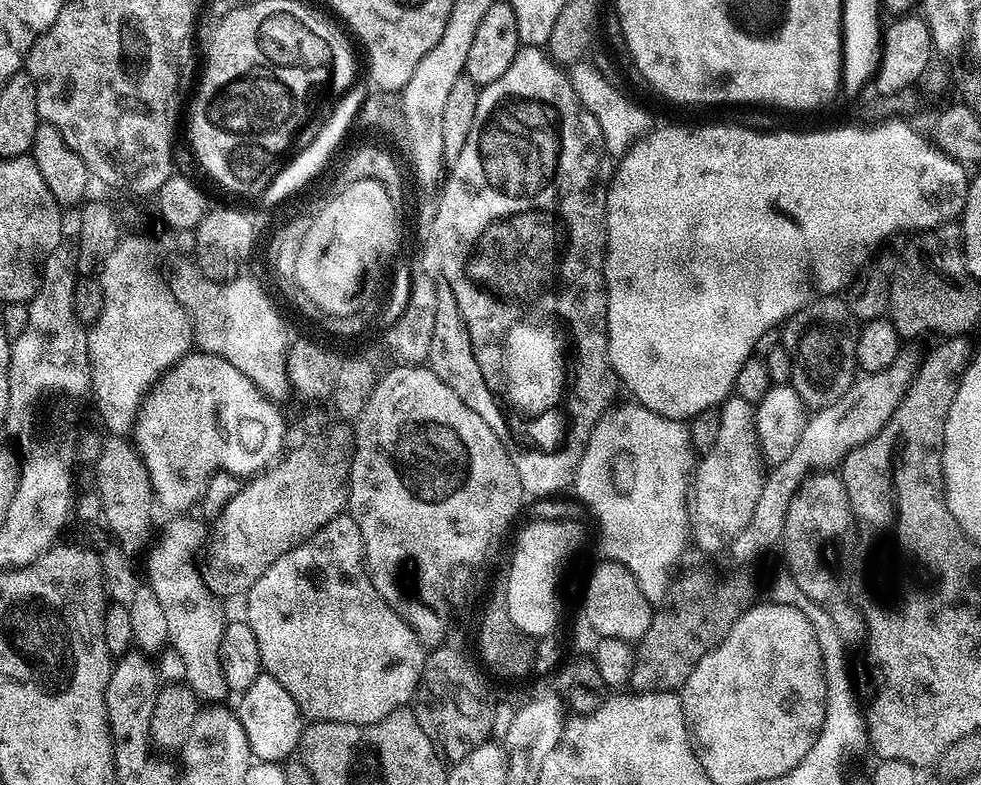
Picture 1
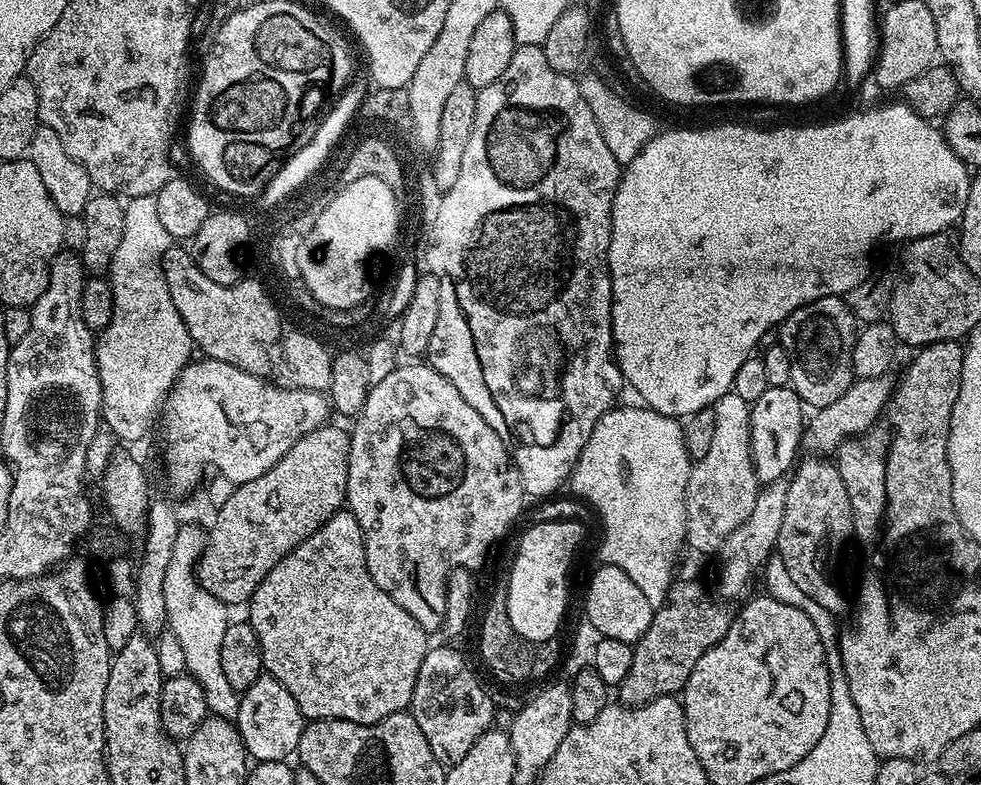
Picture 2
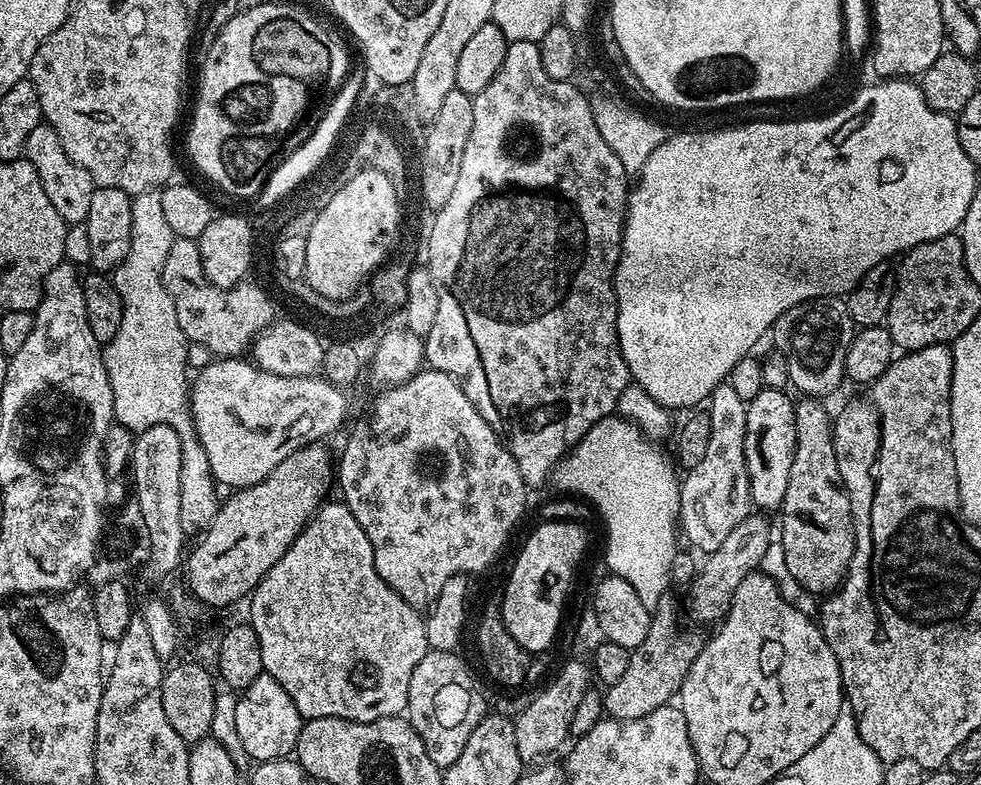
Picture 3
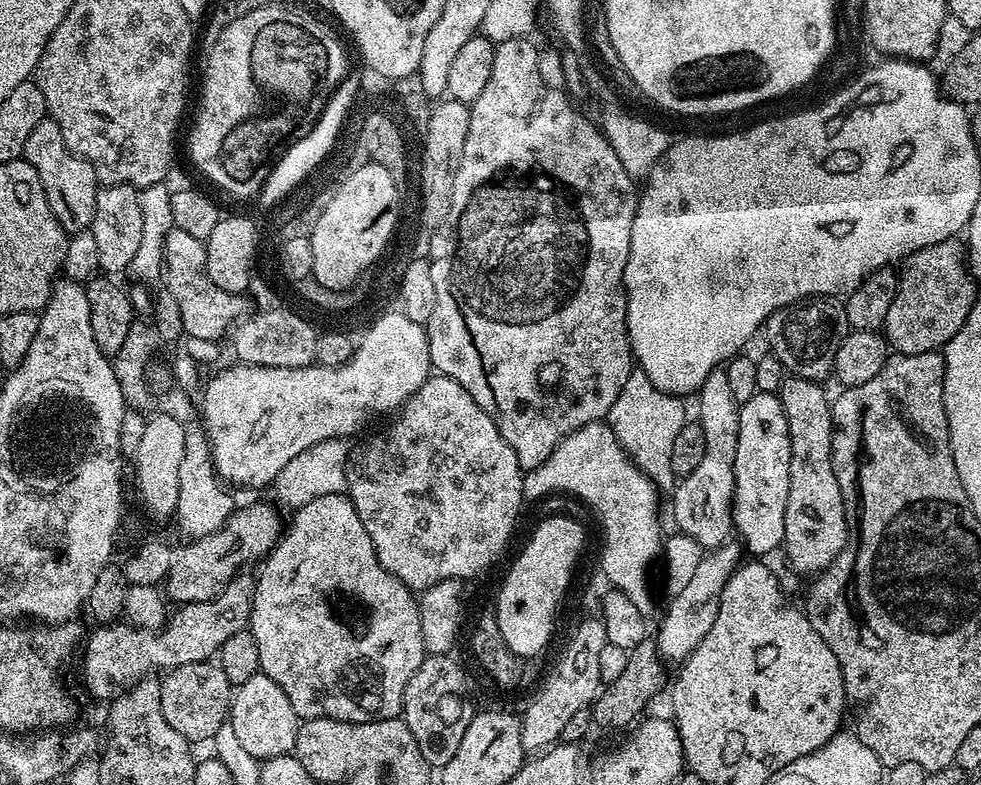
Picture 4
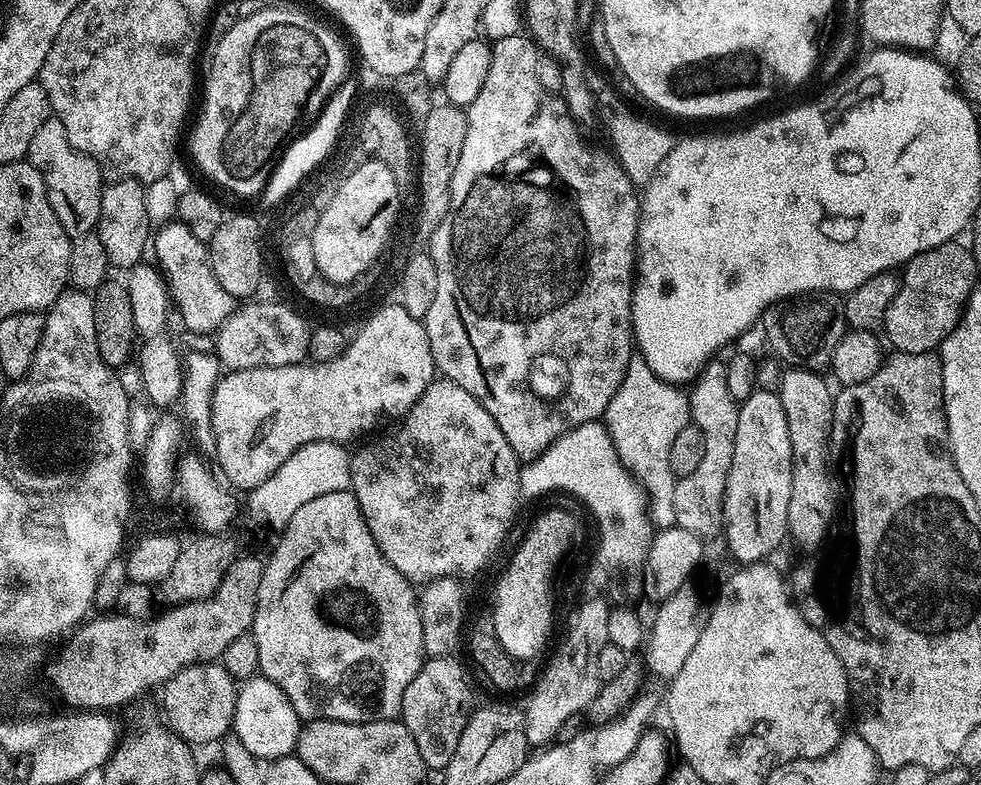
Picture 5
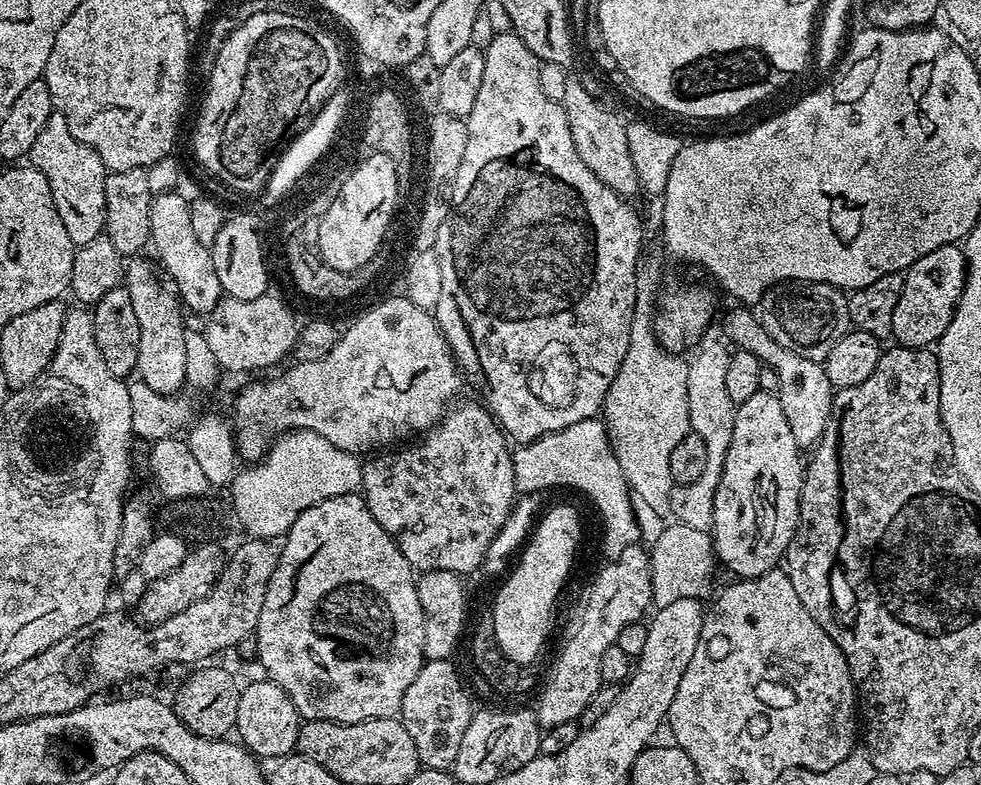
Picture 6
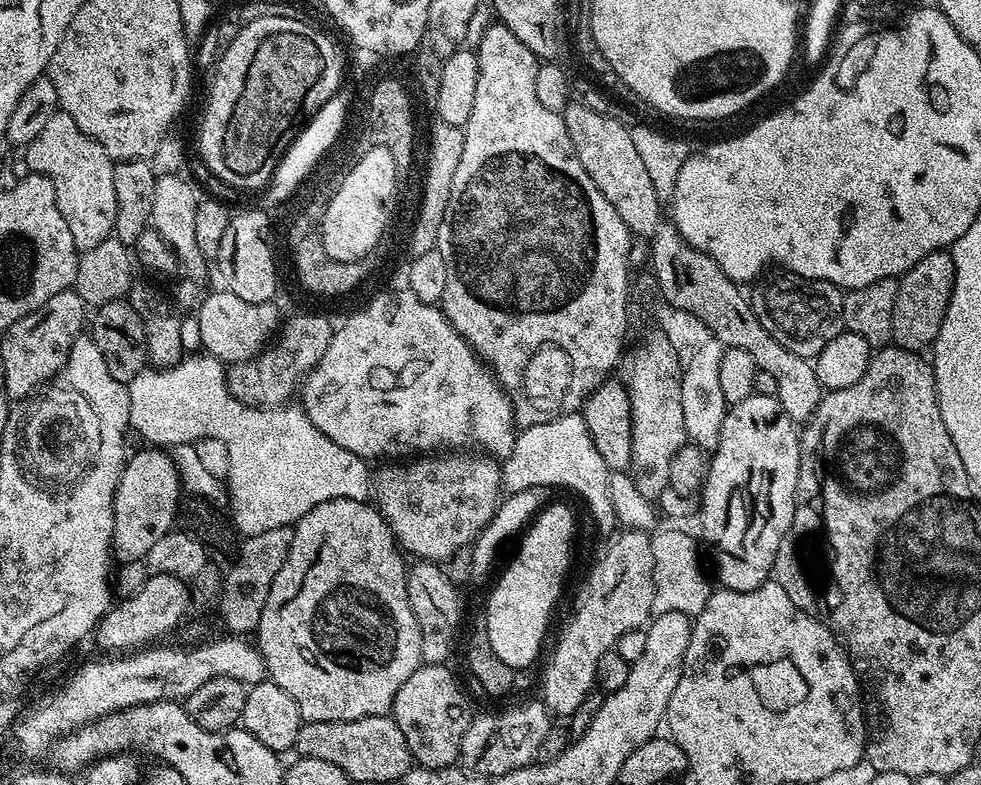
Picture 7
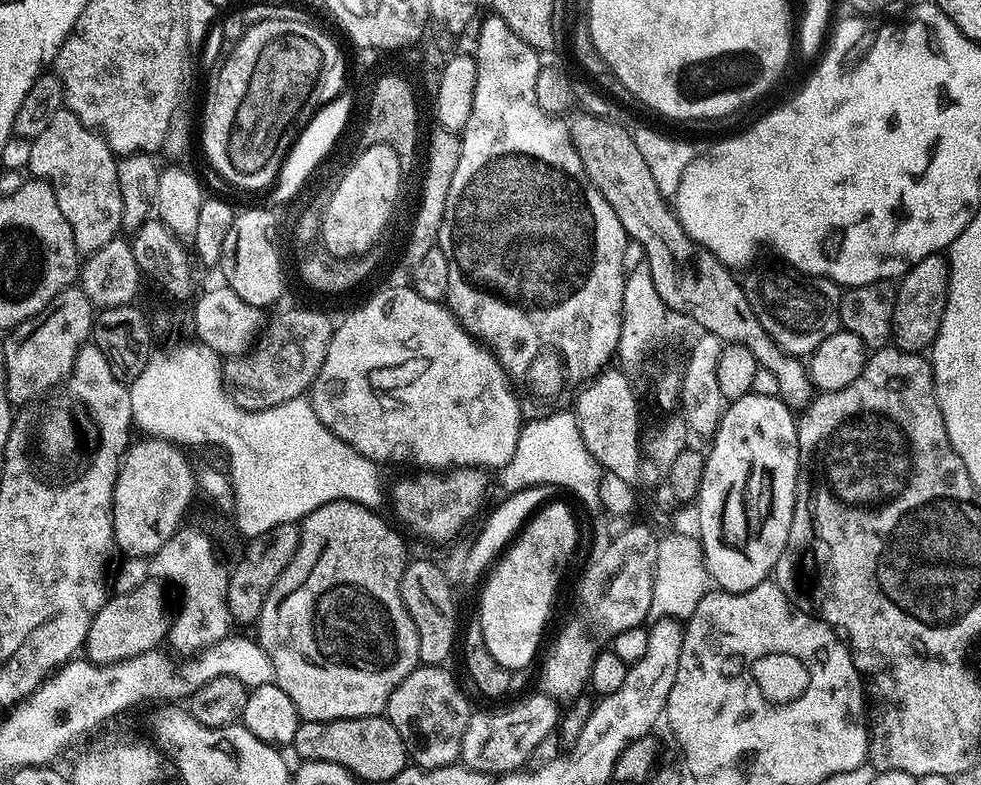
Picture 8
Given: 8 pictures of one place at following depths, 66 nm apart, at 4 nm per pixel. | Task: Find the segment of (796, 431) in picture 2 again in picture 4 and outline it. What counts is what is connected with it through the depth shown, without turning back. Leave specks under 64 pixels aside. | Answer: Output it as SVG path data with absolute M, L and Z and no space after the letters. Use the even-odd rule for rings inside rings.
M756 392L750 402L740 405L734 494L732 523L735 535L744 536L743 547L759 558L766 550L783 545L786 498L790 494L790 434L782 402L775 392Z

